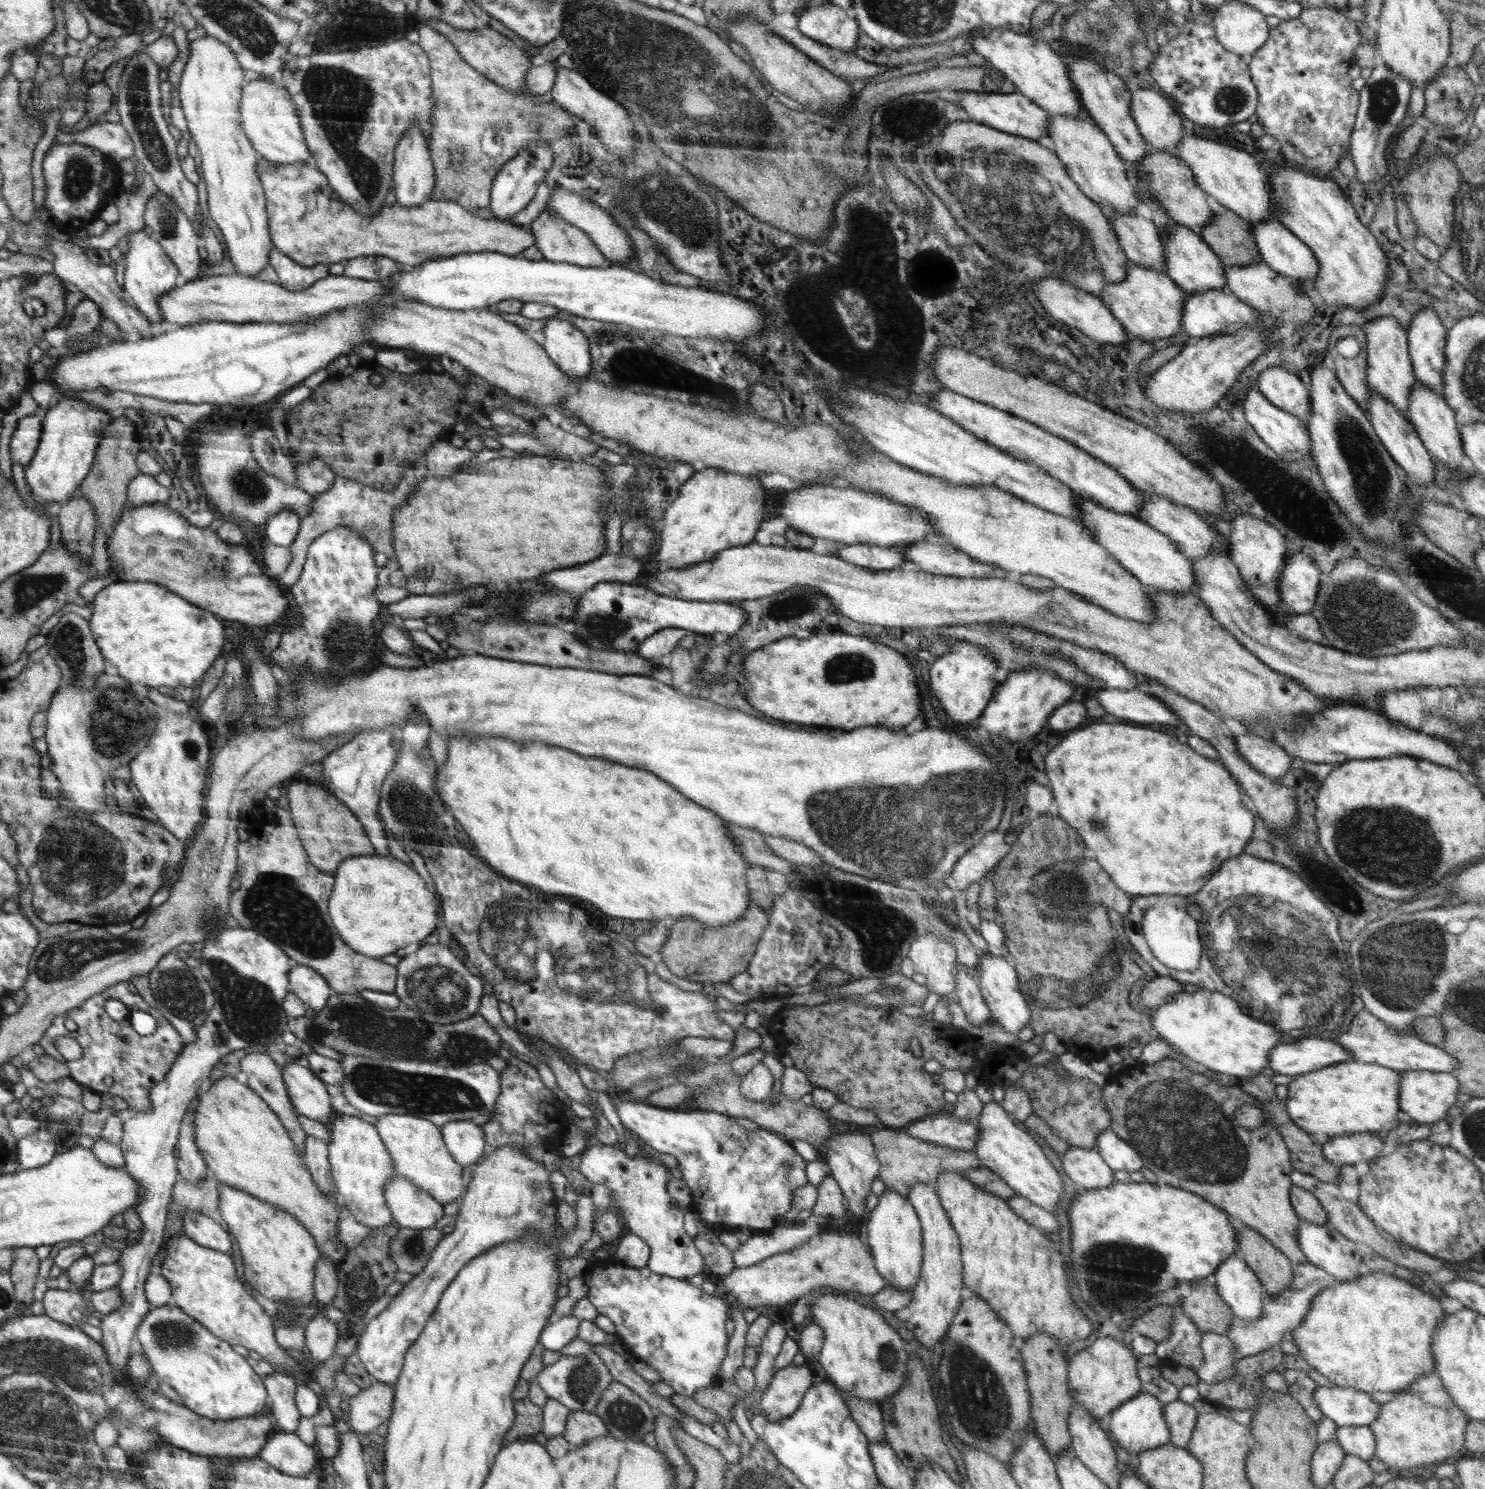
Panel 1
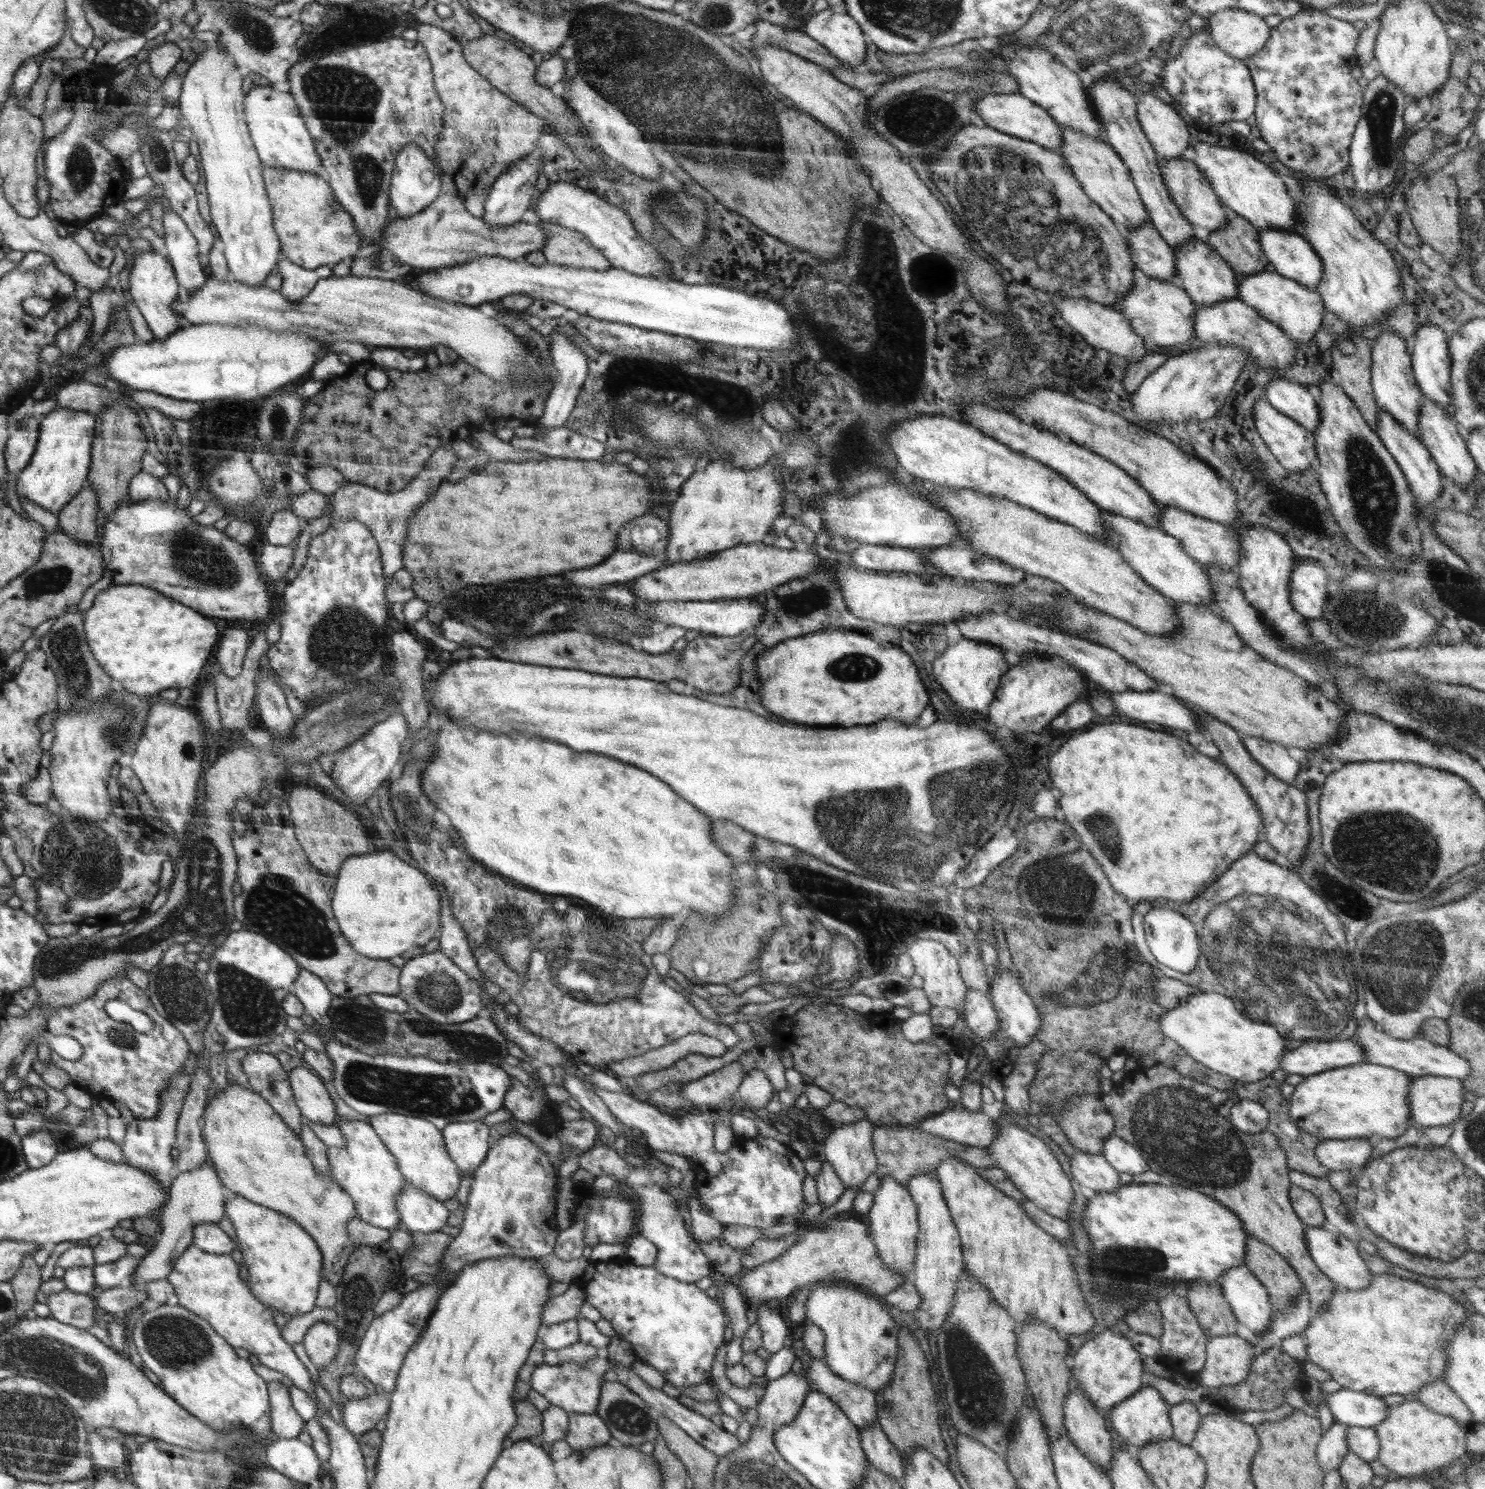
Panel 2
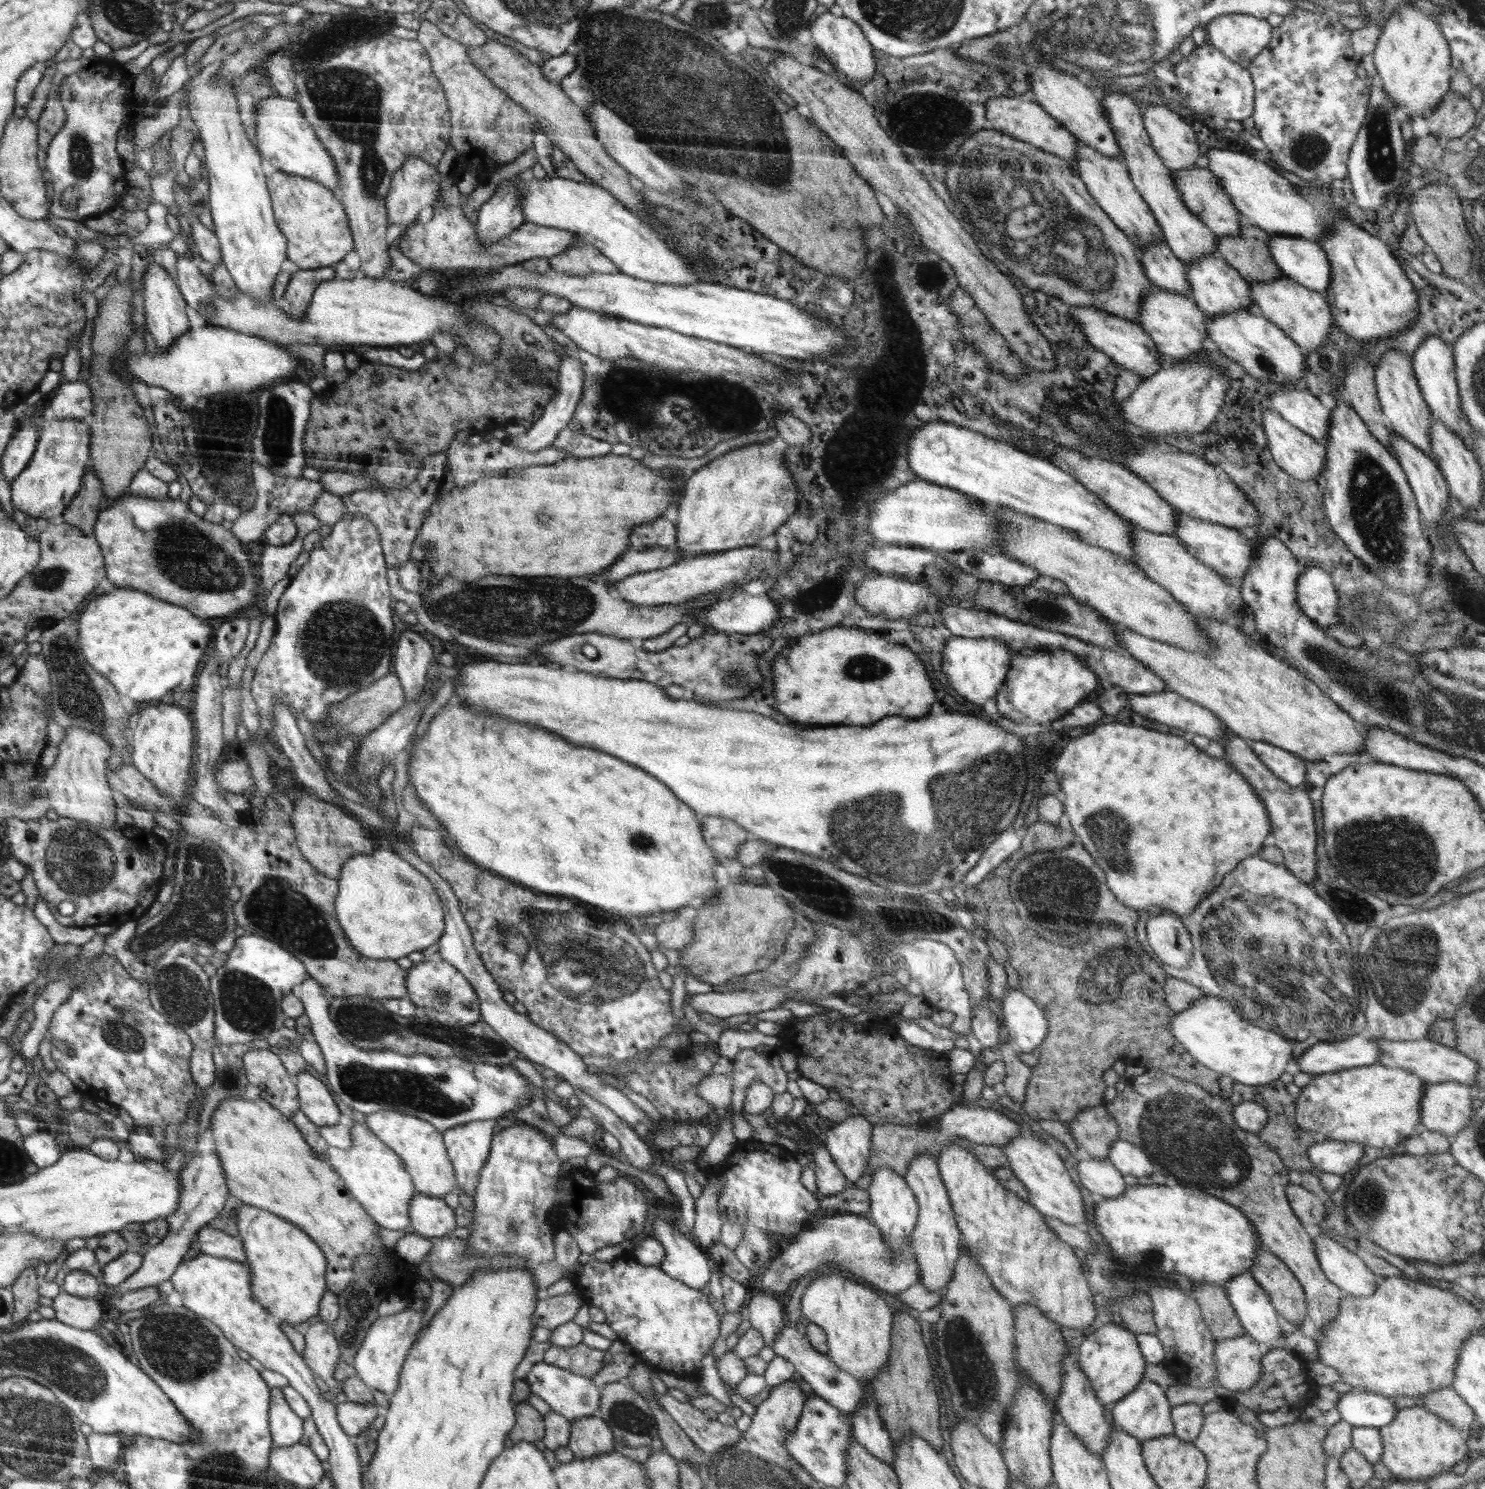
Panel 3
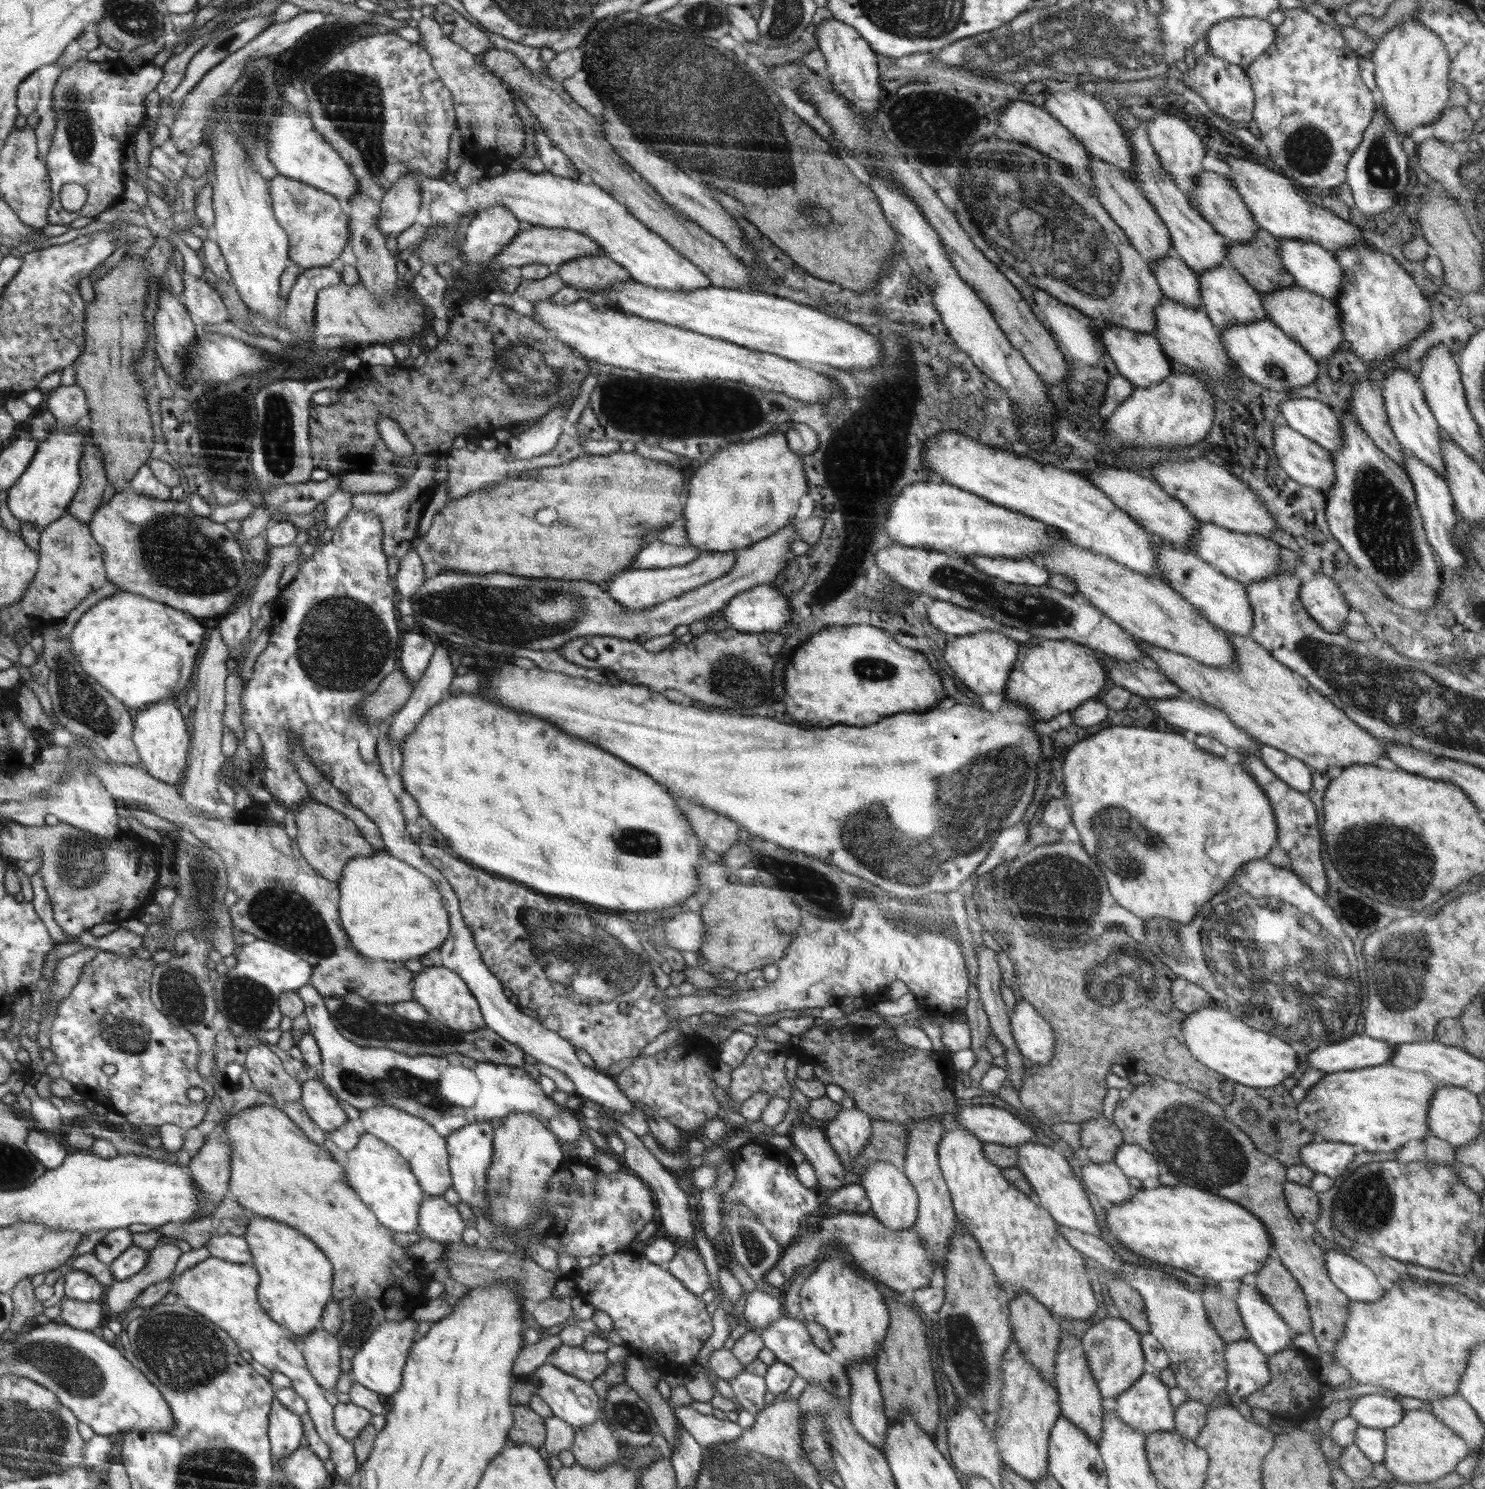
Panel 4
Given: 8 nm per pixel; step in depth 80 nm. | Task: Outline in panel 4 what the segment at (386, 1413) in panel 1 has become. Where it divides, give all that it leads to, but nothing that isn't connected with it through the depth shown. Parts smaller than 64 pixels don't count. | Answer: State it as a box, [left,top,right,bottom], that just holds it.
[334,1403,373,1440]

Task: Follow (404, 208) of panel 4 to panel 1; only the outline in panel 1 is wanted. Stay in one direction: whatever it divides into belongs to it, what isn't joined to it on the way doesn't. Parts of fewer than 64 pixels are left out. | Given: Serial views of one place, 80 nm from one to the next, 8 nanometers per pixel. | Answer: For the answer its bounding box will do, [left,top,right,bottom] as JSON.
[392,127,436,208]

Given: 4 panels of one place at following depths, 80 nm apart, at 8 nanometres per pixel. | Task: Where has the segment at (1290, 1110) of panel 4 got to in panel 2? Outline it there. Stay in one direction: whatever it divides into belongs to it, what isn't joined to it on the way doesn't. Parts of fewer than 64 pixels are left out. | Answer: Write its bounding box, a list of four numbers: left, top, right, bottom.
[1234,1075,1330,1179]

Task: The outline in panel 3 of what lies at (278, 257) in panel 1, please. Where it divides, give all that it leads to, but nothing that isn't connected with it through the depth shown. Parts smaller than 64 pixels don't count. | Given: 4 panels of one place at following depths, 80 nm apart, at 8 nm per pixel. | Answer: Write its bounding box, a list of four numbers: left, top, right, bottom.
[278,266,336,319]

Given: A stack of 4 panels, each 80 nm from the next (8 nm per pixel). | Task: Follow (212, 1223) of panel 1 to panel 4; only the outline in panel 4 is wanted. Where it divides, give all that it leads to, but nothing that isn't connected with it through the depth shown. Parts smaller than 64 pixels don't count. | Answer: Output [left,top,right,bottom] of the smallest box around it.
[205,1235,253,1265]

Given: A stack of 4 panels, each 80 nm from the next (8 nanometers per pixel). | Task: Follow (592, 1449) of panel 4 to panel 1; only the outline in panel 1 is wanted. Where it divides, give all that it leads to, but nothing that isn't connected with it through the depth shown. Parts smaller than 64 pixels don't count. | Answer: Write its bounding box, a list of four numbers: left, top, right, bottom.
[563,1411,609,1447]

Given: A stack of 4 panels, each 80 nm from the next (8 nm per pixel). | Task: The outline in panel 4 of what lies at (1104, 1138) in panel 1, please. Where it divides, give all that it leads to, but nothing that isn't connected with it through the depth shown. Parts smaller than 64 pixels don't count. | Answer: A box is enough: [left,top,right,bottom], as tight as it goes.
[1113,1144,1163,1185]

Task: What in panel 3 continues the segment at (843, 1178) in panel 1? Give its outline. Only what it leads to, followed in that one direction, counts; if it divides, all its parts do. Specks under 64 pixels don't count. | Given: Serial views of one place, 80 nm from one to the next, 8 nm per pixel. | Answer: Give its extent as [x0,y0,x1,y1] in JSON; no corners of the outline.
[826,1114,875,1184]

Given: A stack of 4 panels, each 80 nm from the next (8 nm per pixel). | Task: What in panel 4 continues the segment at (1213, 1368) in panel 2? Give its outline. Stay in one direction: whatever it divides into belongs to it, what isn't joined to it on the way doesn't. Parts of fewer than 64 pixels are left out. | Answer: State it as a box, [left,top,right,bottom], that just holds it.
[1223,1339,1270,1408]

